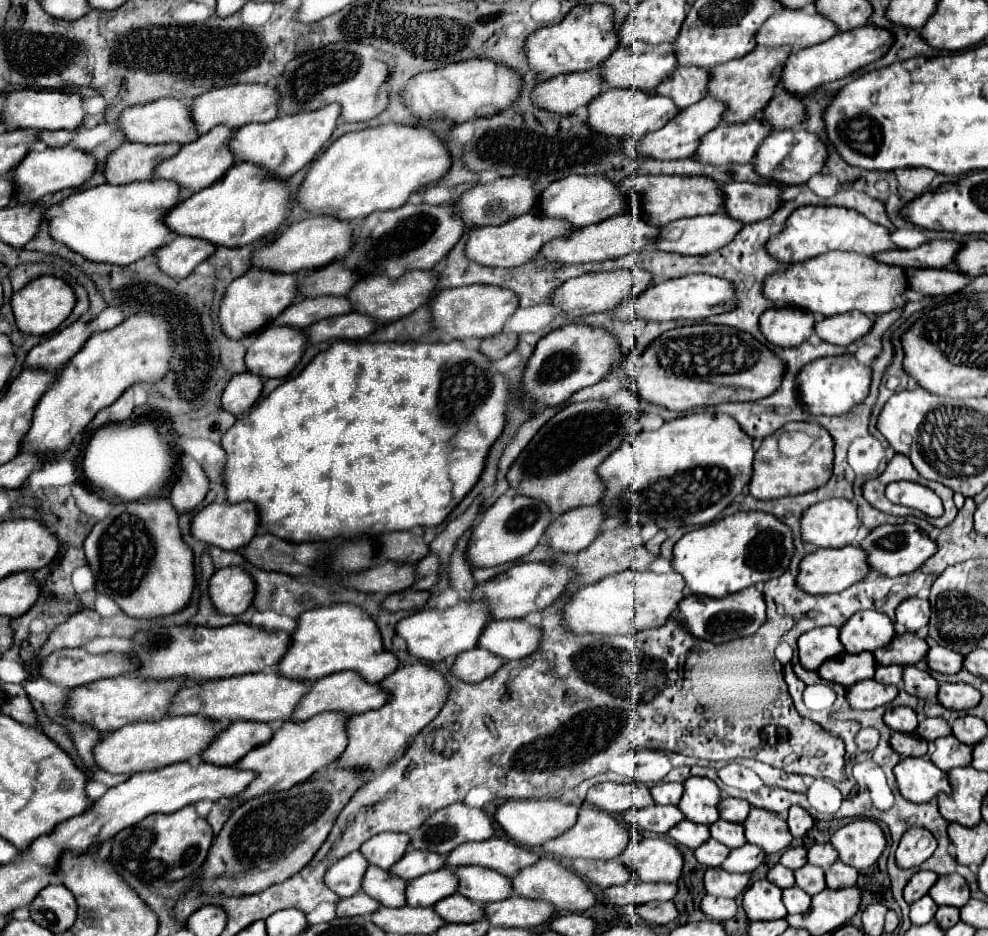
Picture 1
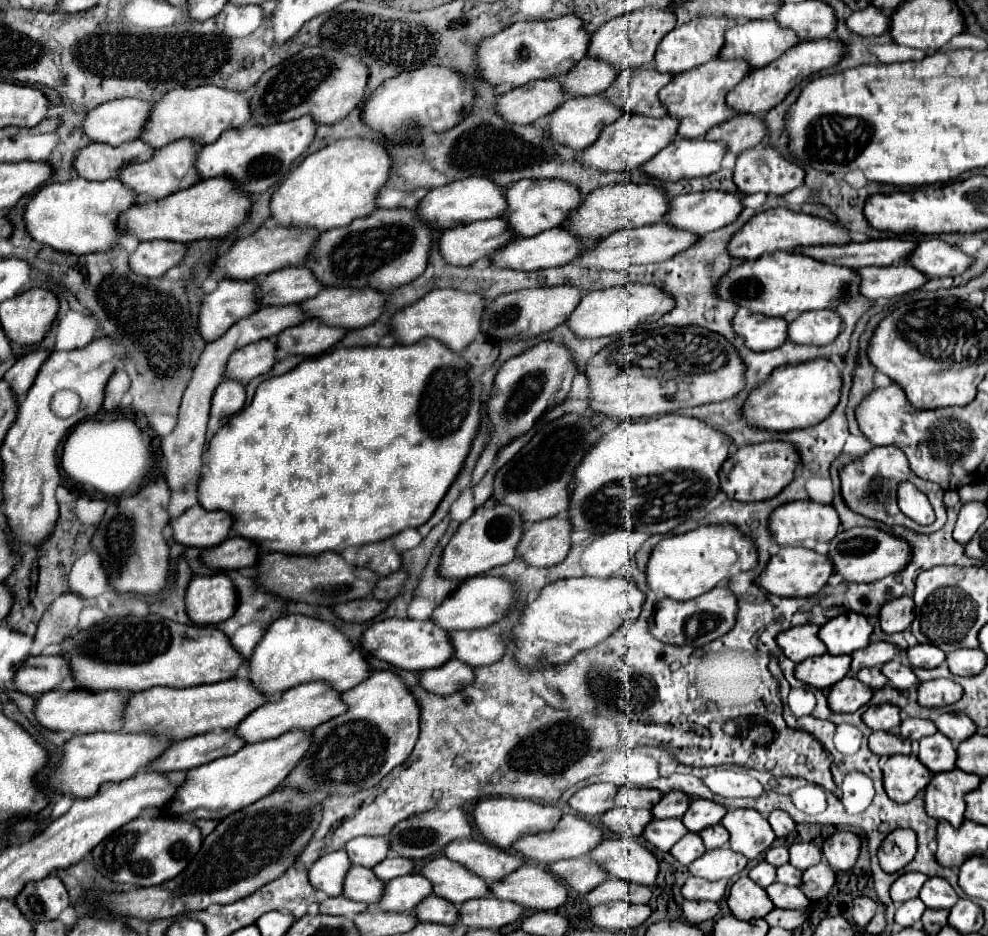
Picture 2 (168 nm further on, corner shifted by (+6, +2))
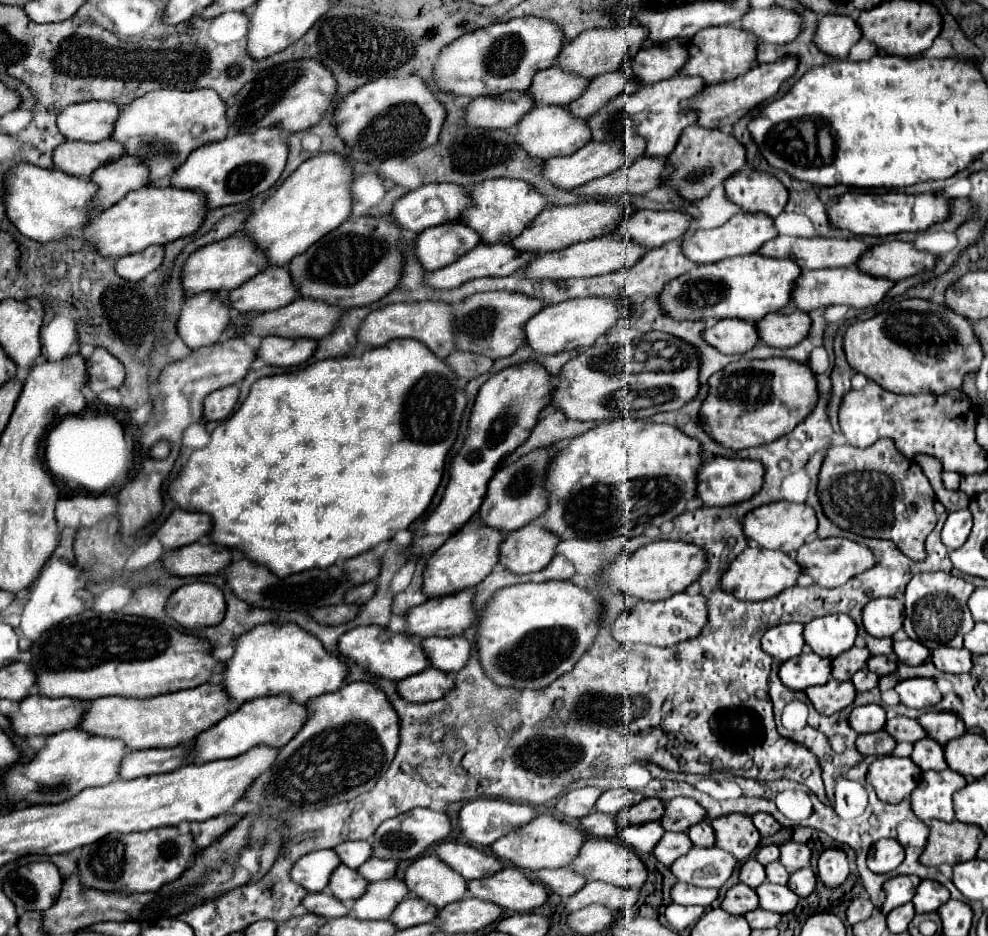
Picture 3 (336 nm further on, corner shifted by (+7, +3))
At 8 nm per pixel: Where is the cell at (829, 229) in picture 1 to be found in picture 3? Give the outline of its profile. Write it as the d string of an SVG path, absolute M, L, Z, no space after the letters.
M740 213L734 215L732 219L728 219L724 225L714 227L714 229L696 229L696 231L688 231L684 235L684 255L688 255L692 261L696 263L716 263L720 259L726 257L734 257L734 255L750 255L750 253L758 253L756 249L760 249L766 241L778 237L778 231L774 227L772 217L768 217L766 213Z

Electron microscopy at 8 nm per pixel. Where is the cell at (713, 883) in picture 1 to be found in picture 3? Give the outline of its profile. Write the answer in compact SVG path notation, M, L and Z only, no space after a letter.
M676 883L672 887L672 901L680 905L702 905L708 907L718 899L718 889L700 889L688 883Z

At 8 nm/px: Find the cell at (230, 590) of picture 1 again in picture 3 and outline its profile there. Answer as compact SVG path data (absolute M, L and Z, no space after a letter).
M204 581L182 585L170 595L166 613L186 629L218 625L226 613L224 593Z

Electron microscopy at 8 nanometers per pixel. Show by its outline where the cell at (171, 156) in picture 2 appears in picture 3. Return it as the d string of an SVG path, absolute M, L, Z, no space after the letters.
M124 155L122 159L96 169L96 173L92 173L90 179L96 181L96 185L100 185L100 209L112 207L130 191L148 187L148 175L150 169L146 161L130 155Z

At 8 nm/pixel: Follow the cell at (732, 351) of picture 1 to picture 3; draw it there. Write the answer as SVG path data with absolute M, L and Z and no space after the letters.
M644 333L630 345L592 345L564 365L552 401L570 419L648 419L662 411L678 411L700 391L702 359L692 345L668 333Z

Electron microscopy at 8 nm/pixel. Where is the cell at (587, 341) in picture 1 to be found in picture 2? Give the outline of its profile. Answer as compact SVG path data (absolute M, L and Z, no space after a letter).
M539 342L523 354L509 358L497 372L491 396L487 400L487 416L491 420L487 446L503 448L515 438L531 430L539 416L563 400L571 388L577 368L569 348L555 342Z

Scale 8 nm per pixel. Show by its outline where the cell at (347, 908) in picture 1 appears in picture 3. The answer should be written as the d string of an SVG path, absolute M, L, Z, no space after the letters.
M308 893L302 901L302 905L306 907L306 911L310 913L316 913L316 915L322 915L326 919L332 919L332 917L344 917L350 913L348 905L338 901L334 895L330 893Z

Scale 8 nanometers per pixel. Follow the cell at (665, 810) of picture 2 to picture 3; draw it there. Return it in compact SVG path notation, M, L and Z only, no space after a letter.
M658 797L644 799L638 805L632 805L620 813L620 829L624 829L626 825L634 825L634 823L658 821L662 819L664 811L666 811L666 803L662 799Z

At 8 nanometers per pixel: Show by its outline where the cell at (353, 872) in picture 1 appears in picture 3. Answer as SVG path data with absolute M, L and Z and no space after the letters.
M314 851L296 861L292 867L292 879L312 893L326 891L328 879L340 863L342 861L336 851Z

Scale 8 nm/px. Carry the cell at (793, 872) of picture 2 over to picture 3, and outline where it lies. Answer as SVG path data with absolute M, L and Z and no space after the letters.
M774 861L766 867L766 879L770 883L778 883L778 885L788 885L788 879L790 879L790 873L786 871L786 867L780 863L780 861Z

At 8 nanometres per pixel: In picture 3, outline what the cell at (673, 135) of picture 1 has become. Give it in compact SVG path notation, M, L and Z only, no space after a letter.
M632 135L632 137L616 137L616 141L590 141L588 145L584 145L582 149L578 149L574 155L568 157L552 157L544 163L544 177L548 177L554 185L562 187L562 189L572 189L572 187L580 187L592 179L604 177L608 173L614 173L616 169L624 167L626 163L630 163L632 159L638 159L644 153L646 141L640 135Z

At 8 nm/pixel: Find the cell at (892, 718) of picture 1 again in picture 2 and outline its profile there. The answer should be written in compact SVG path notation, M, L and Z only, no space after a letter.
M879 704L879 706L869 706L863 714L861 720L865 722L865 726L869 726L871 730L895 730L901 724L901 716L899 716L899 708L893 704Z

